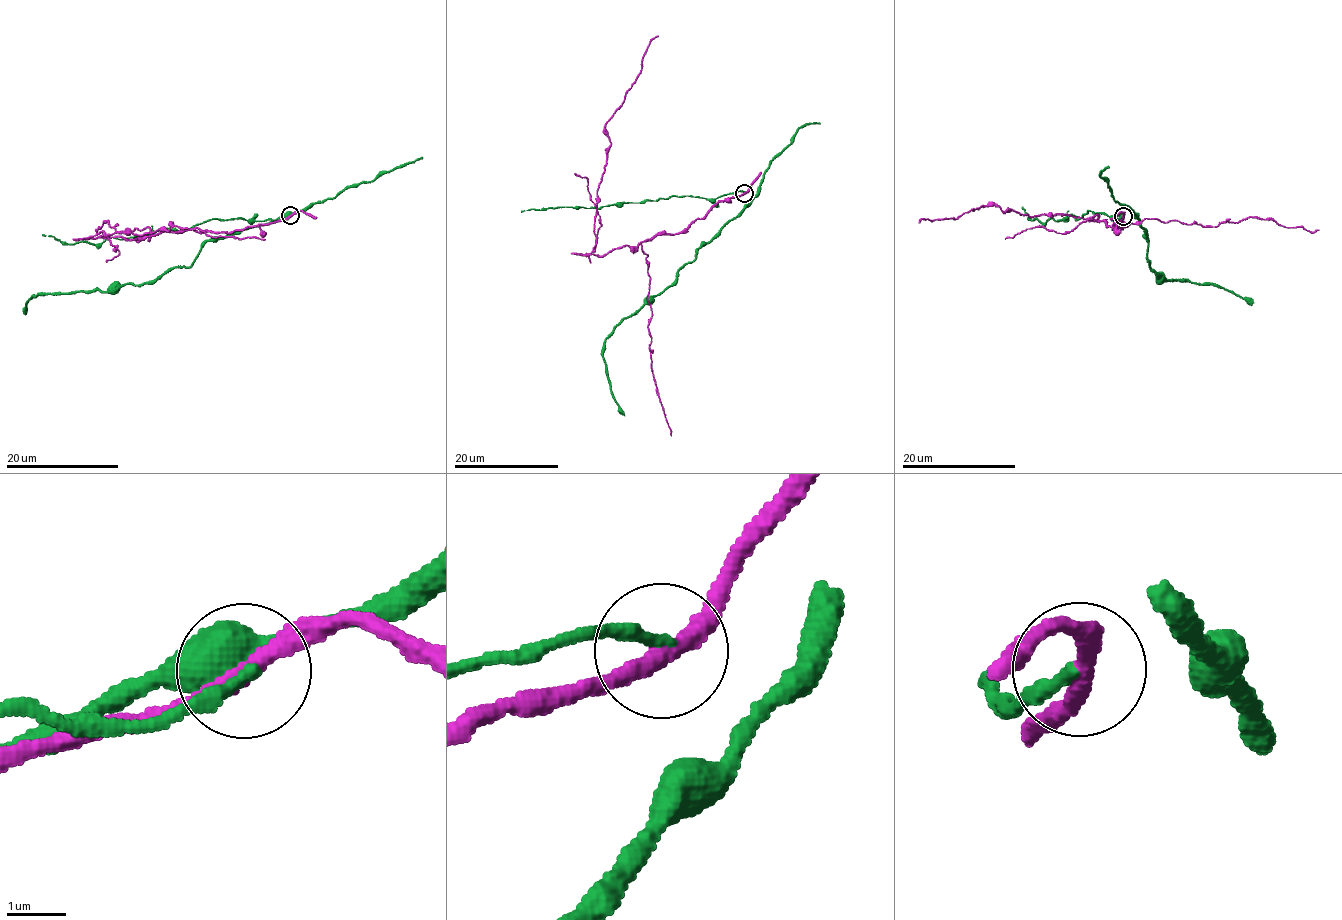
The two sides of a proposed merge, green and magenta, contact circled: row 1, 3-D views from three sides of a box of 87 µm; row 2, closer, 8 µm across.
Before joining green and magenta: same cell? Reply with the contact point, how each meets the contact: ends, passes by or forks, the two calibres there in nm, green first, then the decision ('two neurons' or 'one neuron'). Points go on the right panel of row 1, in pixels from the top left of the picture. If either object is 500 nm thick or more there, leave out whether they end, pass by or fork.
at (1123, 216); green ends there; magenta passes by; 200 nm thick on the green side, 300 nm on the other; two neurons

